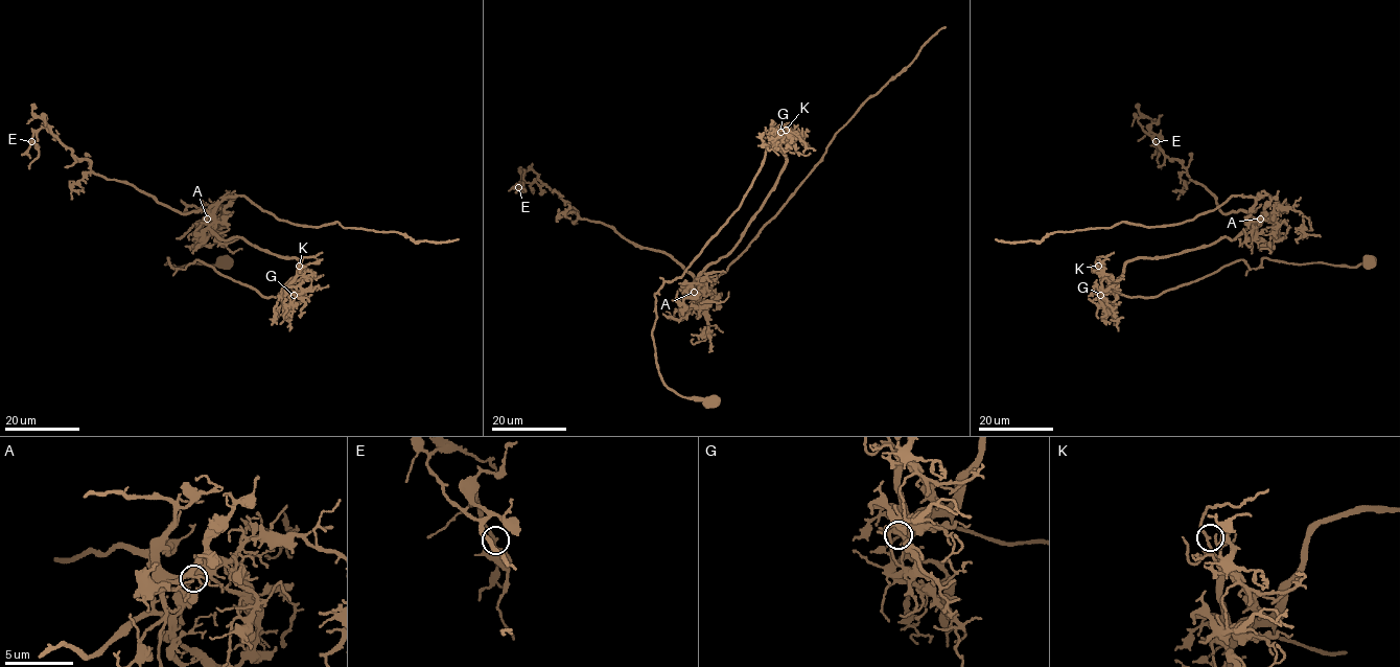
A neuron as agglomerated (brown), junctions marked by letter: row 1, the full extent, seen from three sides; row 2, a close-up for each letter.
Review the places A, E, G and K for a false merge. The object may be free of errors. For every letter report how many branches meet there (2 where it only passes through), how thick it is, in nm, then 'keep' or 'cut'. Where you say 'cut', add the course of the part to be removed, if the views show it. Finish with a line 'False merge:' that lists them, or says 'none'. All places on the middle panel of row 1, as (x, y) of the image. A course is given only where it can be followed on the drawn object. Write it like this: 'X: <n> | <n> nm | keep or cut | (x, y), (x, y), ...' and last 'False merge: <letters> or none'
A: 2 | 190 nm | cut | (694, 292), (700, 282), (706, 286), (713, 284), (780, 209), (822, 157), (834, 135), (946, 27)
E: 3 | 190 nm | keep
G: 3 | 260 nm | keep
K: 3 | 160 nm | keep
False merge: A

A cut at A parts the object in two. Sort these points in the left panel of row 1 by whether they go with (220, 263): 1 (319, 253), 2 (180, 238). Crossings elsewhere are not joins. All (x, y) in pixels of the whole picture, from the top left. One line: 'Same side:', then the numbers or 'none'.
Same side: 1

